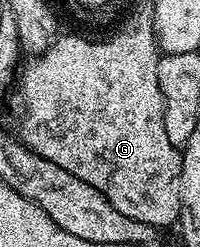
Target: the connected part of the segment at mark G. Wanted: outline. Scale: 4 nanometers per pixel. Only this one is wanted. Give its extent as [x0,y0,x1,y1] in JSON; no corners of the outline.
[16,16,182,231]

